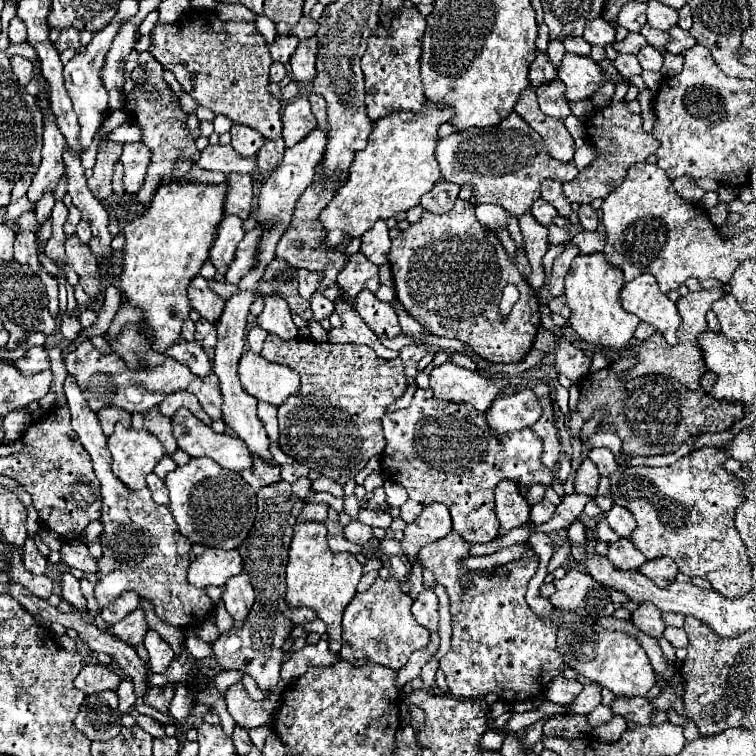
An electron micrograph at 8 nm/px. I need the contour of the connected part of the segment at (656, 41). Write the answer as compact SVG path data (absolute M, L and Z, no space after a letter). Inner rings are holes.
M644 25L640 29L640 35L652 45L652 47L664 47L666 41L668 41L668 33L666 31L660 31L660 29L654 29L650 25Z

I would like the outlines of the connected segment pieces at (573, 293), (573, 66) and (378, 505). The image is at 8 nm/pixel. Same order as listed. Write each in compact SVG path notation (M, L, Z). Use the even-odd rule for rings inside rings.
M594 253L594 255L578 255L572 261L572 267L566 275L564 281L566 289L566 303L570 307L570 327L576 333L578 339L586 343L594 343L600 347L610 347L610 349L624 349L628 347L630 339L634 337L636 327L640 325L640 319L636 315L624 311L620 305L620 291L624 287L624 277L622 271L612 267L604 253Z
M572 53L564 55L558 77L566 85L568 101L590 99L604 85L602 67L598 67L598 63L590 57L576 57Z
M378 487L378 489L374 489L374 493L372 493L372 499L368 499L364 507L368 507L368 509L380 509L380 511L382 511L384 507L388 507L388 503L386 503L386 497L384 497L384 487Z

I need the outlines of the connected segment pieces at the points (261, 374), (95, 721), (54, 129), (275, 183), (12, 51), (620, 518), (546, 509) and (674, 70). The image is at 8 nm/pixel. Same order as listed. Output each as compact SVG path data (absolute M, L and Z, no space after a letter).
M252 351L242 355L238 377L248 395L276 407L300 391L300 379L292 369L286 365L270 363Z
M114 691L96 693L84 699L74 719L74 727L90 741L108 741L118 735L122 723L118 711L118 697Z
M40 91L38 101L40 101L40 107L46 111L44 113L44 147L42 147L42 165L38 173L34 175L34 181L26 193L30 201L38 201L46 191L54 191L56 183L64 175L64 161L62 161L64 137L60 133L54 113L50 111L48 93Z
M316 127L300 143L296 143L290 149L286 149L282 163L276 167L276 171L270 175L266 185L262 185L262 189L260 189L260 197L258 197L258 223L262 223L264 219L276 219L276 223L284 223L284 227L288 227L290 217L294 213L294 203L304 193L304 189L314 181L316 163L320 163L320 159L322 159L324 143L326 143L326 131Z
M30 43L8 45L8 47L4 49L4 53L6 53L8 57L12 57L12 55L22 55L22 57L26 57L26 59L30 59L30 61L38 61L38 55L36 55L36 51L34 51L34 47L32 47Z
M612 505L612 509L606 513L606 521L610 523L612 531L616 531L620 537L630 537L630 533L636 529L632 513L620 505Z
M542 499L540 503L532 505L532 511L530 511L530 519L532 519L532 523L534 523L534 525L542 525L542 523L550 521L554 509L556 509L556 505L550 503L548 499Z
M664 53L664 65L660 69L662 77L674 77L682 71L682 55L672 55L672 53Z

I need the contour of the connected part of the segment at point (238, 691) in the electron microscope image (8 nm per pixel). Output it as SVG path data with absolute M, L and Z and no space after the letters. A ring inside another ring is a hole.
M236 683L226 691L226 705L236 725L250 731L254 727L268 725L276 717L276 711L280 707L280 695L272 693L262 701L254 701L248 697L244 685Z

